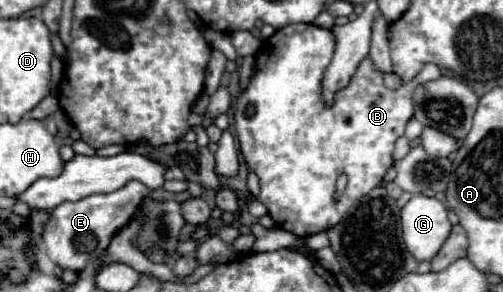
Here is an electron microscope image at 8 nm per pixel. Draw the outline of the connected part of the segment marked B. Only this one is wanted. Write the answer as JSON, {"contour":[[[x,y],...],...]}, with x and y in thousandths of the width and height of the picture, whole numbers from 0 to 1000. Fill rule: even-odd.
{"contour":[[[577,82],[549,103],[509,178],[497,288],[465,356],[465,432],[481,534],[493,555],[493,575],[517,610],[513,685],[533,712],[553,781],[584,795],[600,815],[668,774],[704,705],[704,692],[712,692],[712,678],[755,637],[767,582],[783,562],[783,486],[803,466],[803,438],[823,397],[823,295],[879,260],[879,240],[867,219],[847,219],[815,288],[775,308],[759,281],[759,253],[740,233],[740,212],[724,205],[704,253],[696,301],[676,308],[668,322],[668,356],[648,370],[640,363],[636,336],[636,274],[660,205],[660,185],[664,123],[648,96],[628,82]],[[680,589],[692,596],[692,637],[680,671],[668,678],[668,610]]]}

